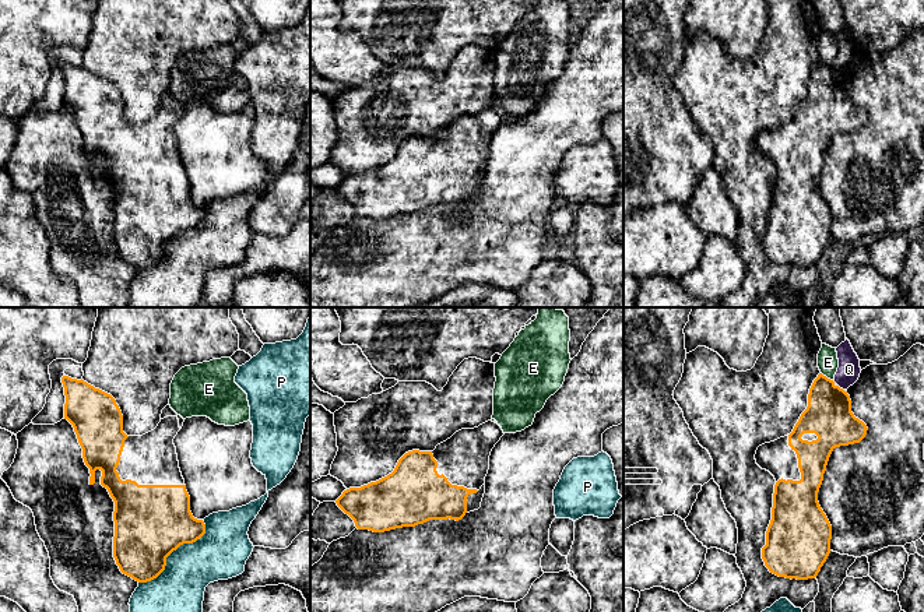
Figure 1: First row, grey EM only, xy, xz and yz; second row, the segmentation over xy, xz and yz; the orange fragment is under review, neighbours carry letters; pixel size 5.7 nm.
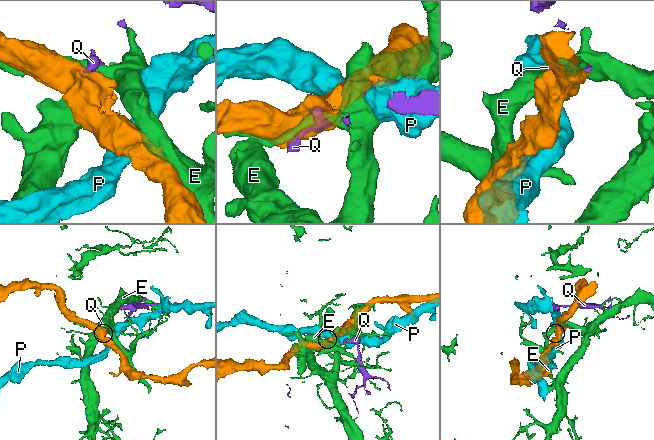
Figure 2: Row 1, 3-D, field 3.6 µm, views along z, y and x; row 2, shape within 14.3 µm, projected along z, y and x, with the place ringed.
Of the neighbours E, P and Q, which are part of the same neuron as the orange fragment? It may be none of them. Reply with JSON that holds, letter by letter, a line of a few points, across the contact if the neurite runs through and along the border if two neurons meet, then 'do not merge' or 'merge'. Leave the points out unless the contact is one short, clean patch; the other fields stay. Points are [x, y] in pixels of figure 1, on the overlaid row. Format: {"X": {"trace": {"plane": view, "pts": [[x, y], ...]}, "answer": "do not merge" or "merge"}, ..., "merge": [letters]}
{"E": {"answer": "do not merge"}, "P": {"answer": "do not merge"}, "Q": {"answer": "do not merge"}, "merge": []}

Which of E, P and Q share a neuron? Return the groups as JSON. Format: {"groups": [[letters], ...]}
{"groups": [["E"], ["P"], ["Q"]]}

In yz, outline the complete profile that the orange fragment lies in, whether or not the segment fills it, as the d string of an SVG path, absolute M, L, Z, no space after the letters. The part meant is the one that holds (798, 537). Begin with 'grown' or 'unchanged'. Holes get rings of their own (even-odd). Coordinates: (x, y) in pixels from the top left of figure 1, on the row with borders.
grown | M819 373L809 388L808 407L793 432L758 447L756 464L776 479L772 520L762 548L762 559L770 573L791 580L818 576L830 553L832 539L832 525L818 502L829 457L836 447L860 443L867 430L867 425L851 412L847 391Z

